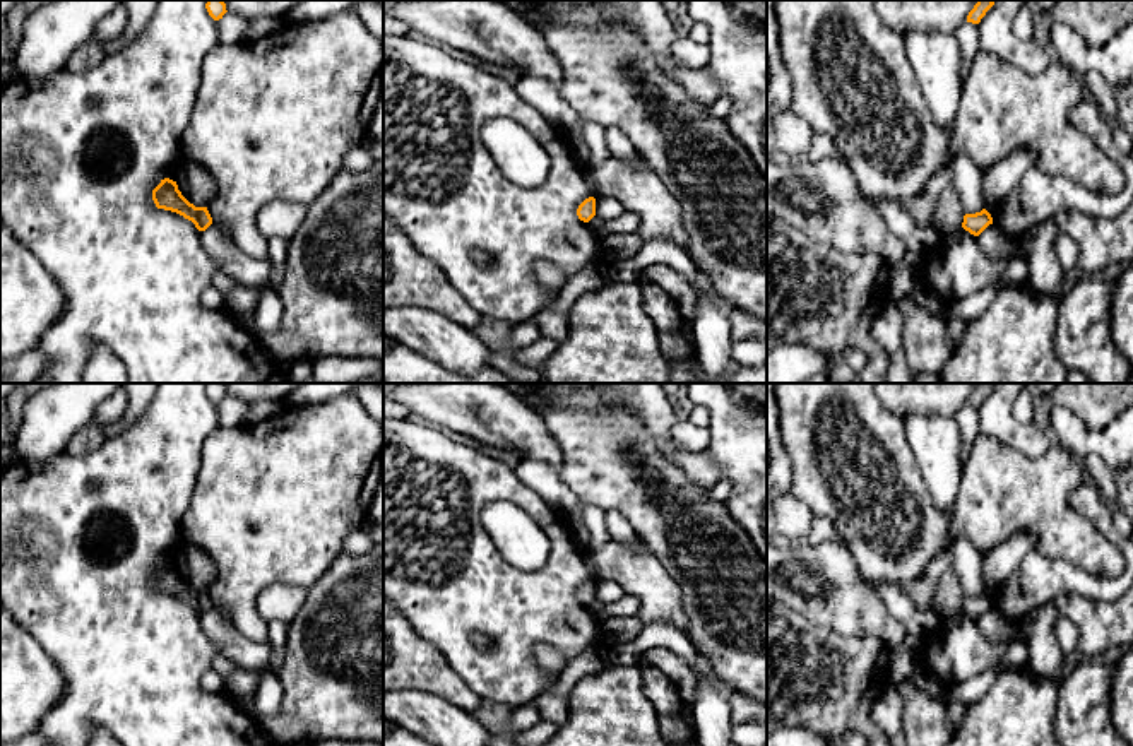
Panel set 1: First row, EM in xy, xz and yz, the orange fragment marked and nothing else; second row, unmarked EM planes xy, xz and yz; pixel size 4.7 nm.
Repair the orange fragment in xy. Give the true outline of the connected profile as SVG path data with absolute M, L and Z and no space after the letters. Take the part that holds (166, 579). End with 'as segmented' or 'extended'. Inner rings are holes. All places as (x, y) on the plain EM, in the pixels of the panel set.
M164 561L152 573L152 583L157 592L171 594L192 604L199 614L205 614L212 607L207 590L195 590L178 573L176 565Z; as segmented

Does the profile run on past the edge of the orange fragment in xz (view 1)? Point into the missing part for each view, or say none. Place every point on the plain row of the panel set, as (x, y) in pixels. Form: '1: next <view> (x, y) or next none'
1: next none

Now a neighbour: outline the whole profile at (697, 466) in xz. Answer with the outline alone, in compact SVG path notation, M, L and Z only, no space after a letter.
M707 450L676 455L676 464L693 483L702 488L709 489L721 481L719 467L712 462Z

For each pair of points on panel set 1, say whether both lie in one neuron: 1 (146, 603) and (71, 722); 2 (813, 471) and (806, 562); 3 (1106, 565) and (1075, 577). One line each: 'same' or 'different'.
1: same
2: different
3: different

